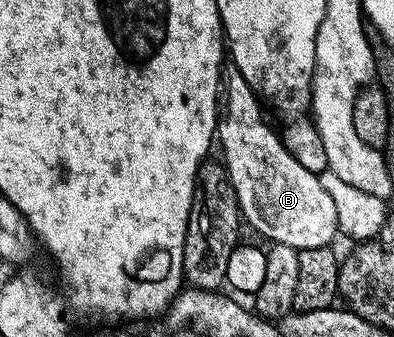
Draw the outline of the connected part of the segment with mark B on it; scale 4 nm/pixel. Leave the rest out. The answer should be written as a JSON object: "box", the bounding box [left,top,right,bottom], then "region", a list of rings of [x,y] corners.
{"box":[216,62,336,249],"region":[[[233,62],[227,63],[222,69],[220,77],[220,99],[218,101],[218,127],[216,129],[216,144],[222,147],[222,160],[226,163],[226,176],[230,179],[230,184],[234,187],[234,196],[238,199],[238,208],[242,211],[242,216],[259,232],[262,236],[267,236],[267,241],[283,244],[284,246],[292,246],[296,249],[304,248],[324,248],[327,247],[333,238],[334,232],[336,236],[336,221],[334,219],[334,203],[332,198],[328,198],[328,194],[320,186],[318,176],[313,172],[304,170],[304,166],[300,166],[300,162],[296,162],[292,159],[289,152],[285,147],[276,139],[276,132],[269,128],[268,125],[262,121],[262,108],[259,97],[254,95],[254,91],[248,86],[248,82],[244,82],[244,74],[240,74],[240,70]]]}

